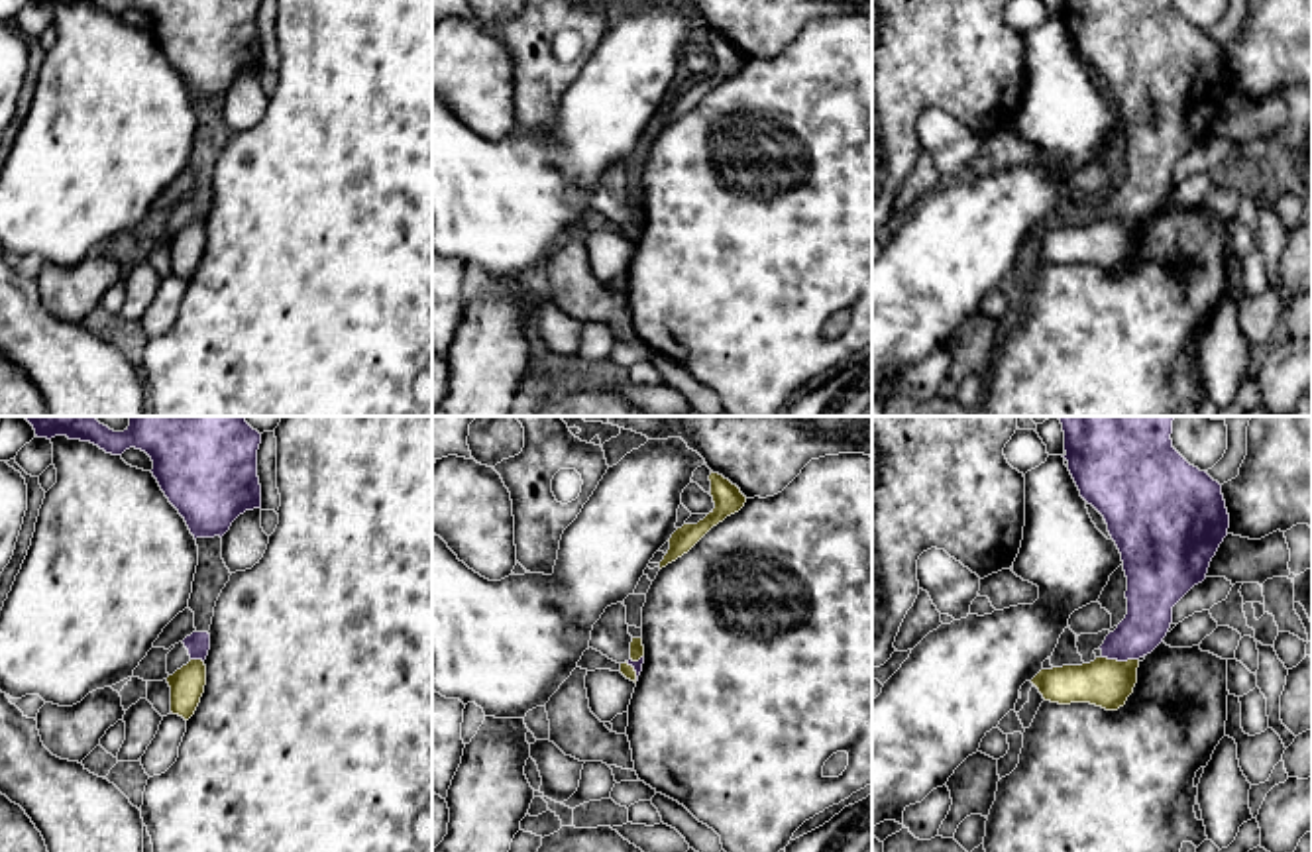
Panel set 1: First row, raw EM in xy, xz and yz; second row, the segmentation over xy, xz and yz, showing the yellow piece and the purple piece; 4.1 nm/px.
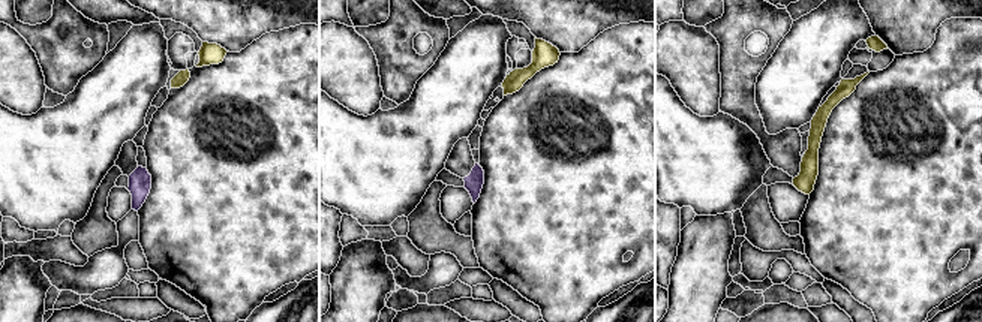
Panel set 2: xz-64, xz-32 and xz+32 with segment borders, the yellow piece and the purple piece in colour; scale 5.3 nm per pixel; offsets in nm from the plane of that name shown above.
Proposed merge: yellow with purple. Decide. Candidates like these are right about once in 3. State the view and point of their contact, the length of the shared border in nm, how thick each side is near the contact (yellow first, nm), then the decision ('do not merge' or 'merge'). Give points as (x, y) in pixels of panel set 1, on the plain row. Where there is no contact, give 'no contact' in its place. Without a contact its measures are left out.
yz (1120, 222) | 150 nm | 200/190 nm | do not merge

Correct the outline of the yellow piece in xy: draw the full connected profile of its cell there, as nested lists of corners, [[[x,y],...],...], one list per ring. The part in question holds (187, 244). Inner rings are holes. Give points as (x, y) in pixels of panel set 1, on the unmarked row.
[[[191,220],[187,226],[167,238],[171,247],[171,273],[189,281],[204,253],[206,226],[202,220]]]

